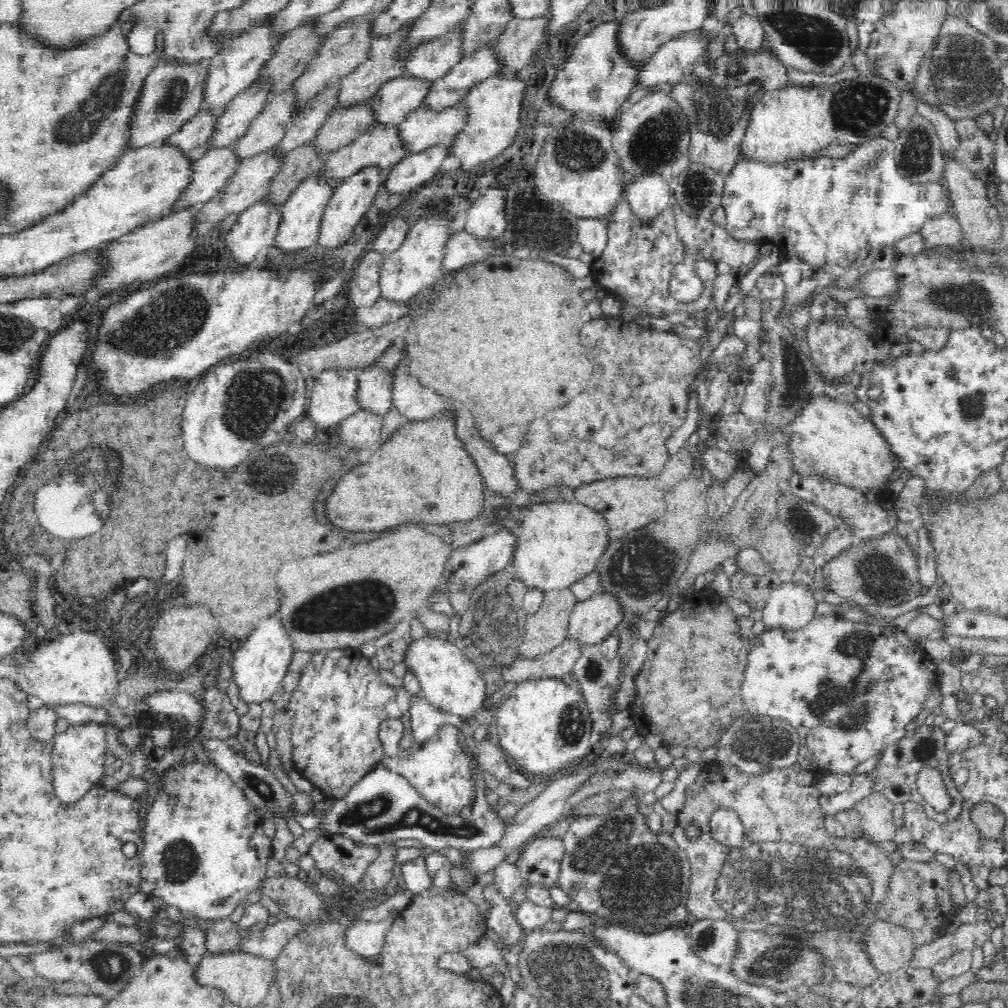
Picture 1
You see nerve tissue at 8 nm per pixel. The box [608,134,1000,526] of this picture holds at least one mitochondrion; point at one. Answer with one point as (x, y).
(968, 299)

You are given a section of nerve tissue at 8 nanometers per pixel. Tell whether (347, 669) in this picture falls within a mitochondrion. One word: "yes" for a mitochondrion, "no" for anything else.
no

